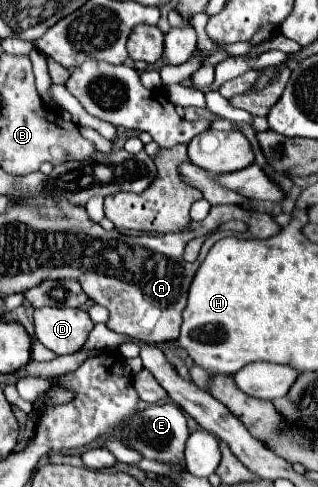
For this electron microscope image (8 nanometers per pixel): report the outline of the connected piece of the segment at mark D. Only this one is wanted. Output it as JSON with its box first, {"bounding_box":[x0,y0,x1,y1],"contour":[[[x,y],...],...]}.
{"bounding_box":[34,307,94,355],"contour":[[[40,307],[34,311],[34,327],[42,345],[56,355],[68,355],[84,347],[94,323],[84,309]]]}

